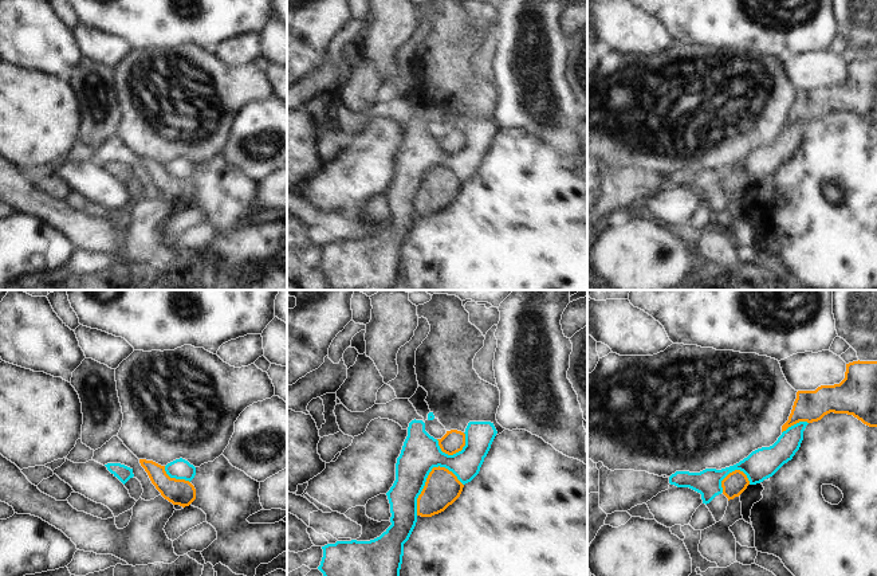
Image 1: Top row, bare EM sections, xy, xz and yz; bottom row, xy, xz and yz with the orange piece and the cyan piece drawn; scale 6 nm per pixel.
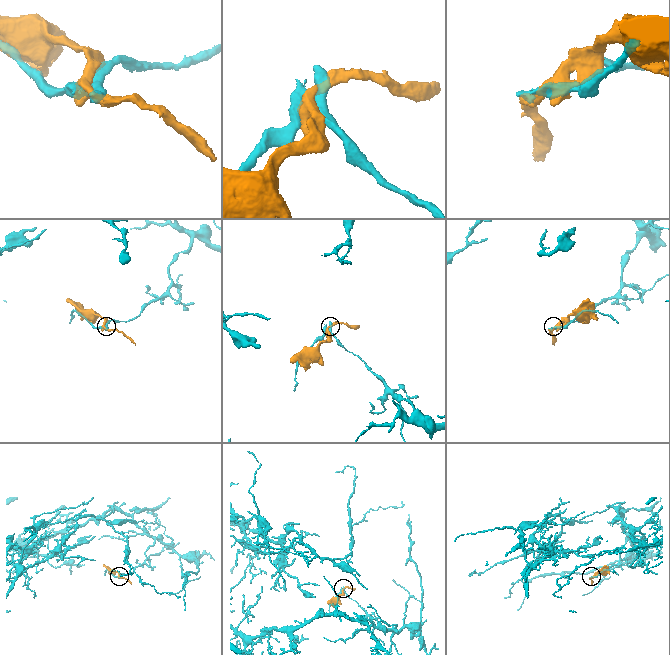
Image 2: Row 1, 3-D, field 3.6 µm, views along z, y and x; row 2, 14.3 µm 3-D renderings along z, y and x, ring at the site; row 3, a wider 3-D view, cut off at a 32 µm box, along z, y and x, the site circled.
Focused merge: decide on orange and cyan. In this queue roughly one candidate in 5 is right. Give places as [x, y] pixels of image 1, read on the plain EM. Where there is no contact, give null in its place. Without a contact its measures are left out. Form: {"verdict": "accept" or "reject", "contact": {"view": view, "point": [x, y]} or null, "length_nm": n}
{"verdict": "reject", "contact": {"view": "xz", "point": [425, 181]}, "length_nm": 340}

